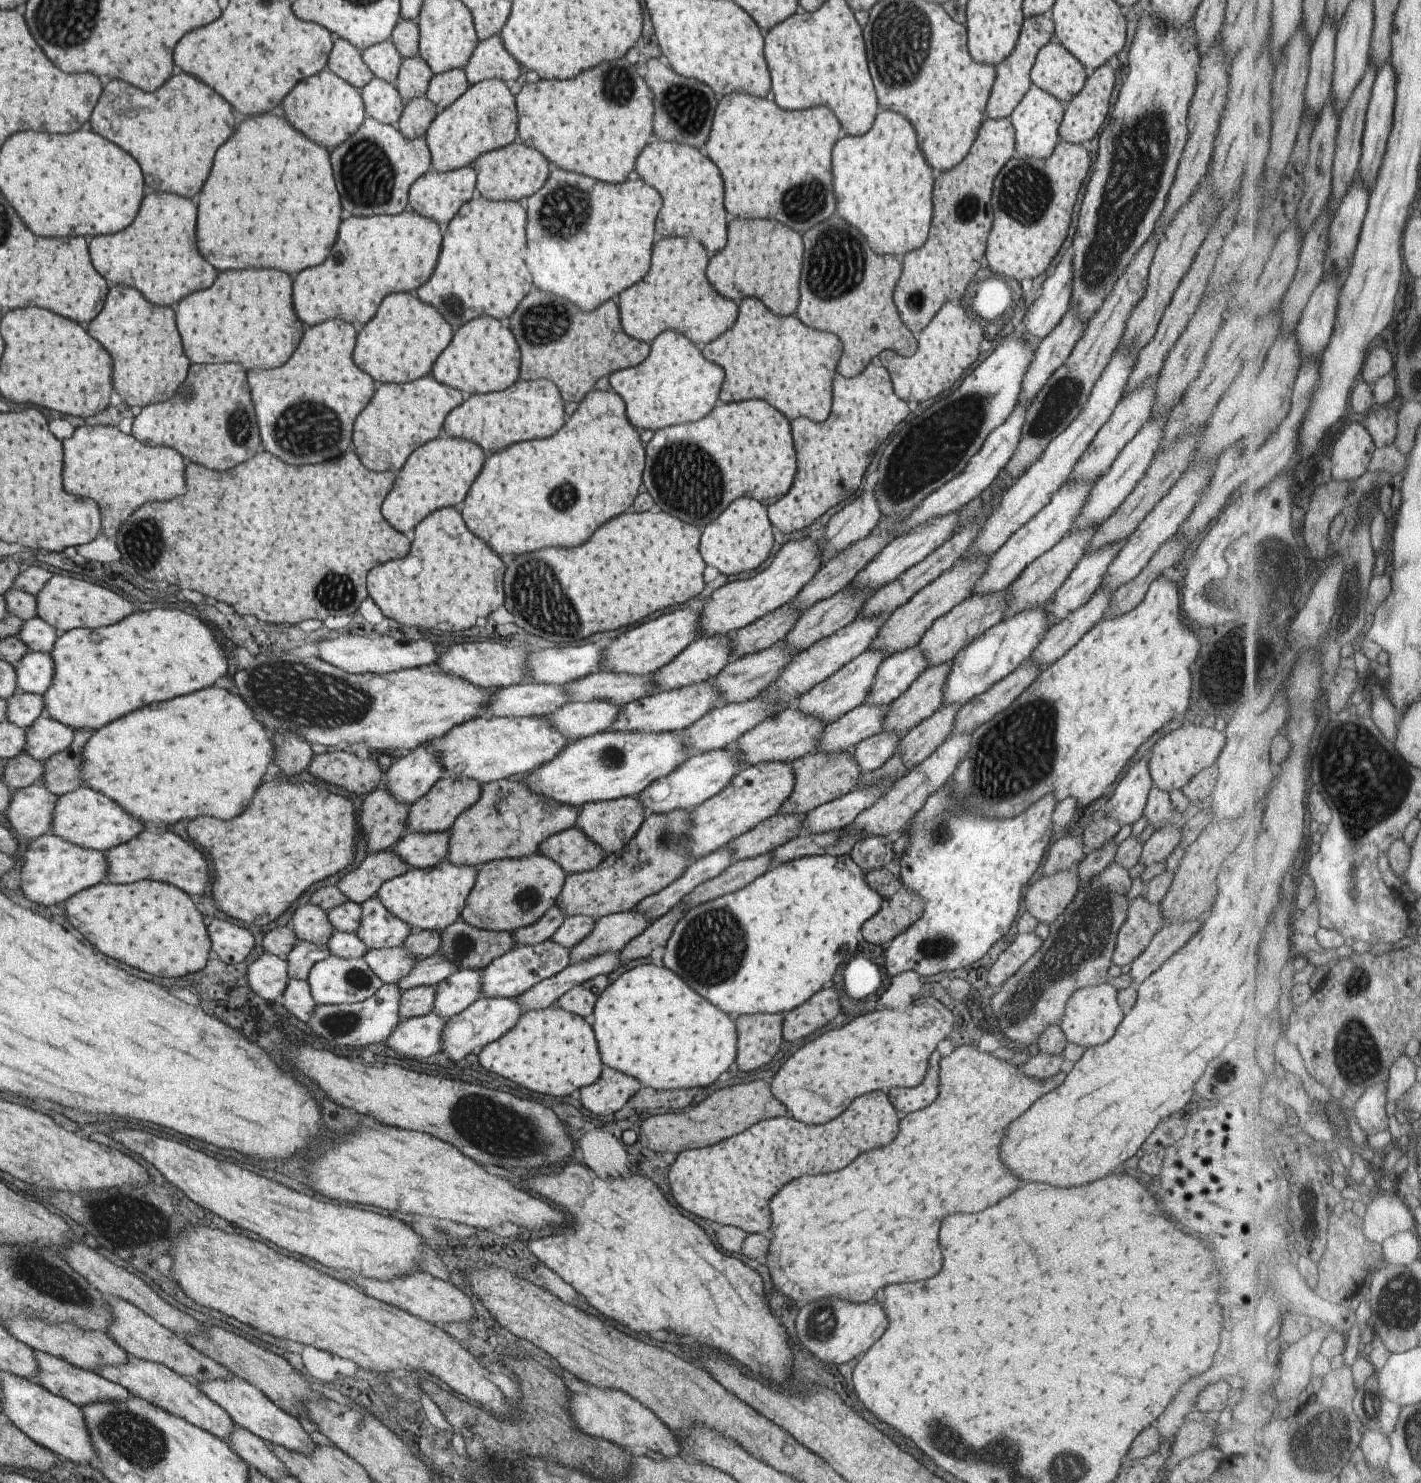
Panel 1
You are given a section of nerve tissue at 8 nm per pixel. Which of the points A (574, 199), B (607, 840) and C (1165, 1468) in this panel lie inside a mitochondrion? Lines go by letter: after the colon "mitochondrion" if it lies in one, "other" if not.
A: mitochondrion
B: other
C: other

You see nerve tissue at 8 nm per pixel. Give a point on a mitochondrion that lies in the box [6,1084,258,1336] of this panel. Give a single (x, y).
(53, 1283)

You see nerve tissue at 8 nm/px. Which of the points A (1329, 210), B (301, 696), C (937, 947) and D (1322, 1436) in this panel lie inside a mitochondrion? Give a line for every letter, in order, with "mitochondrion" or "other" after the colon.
A: other
B: mitochondrion
C: mitochondrion
D: mitochondrion

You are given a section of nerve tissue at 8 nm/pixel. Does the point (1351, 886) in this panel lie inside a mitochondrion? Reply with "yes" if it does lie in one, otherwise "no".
yes

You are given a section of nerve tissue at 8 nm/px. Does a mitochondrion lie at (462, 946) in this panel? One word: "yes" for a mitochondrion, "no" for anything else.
yes

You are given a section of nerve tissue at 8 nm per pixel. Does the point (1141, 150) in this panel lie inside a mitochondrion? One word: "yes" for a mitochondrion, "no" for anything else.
yes

